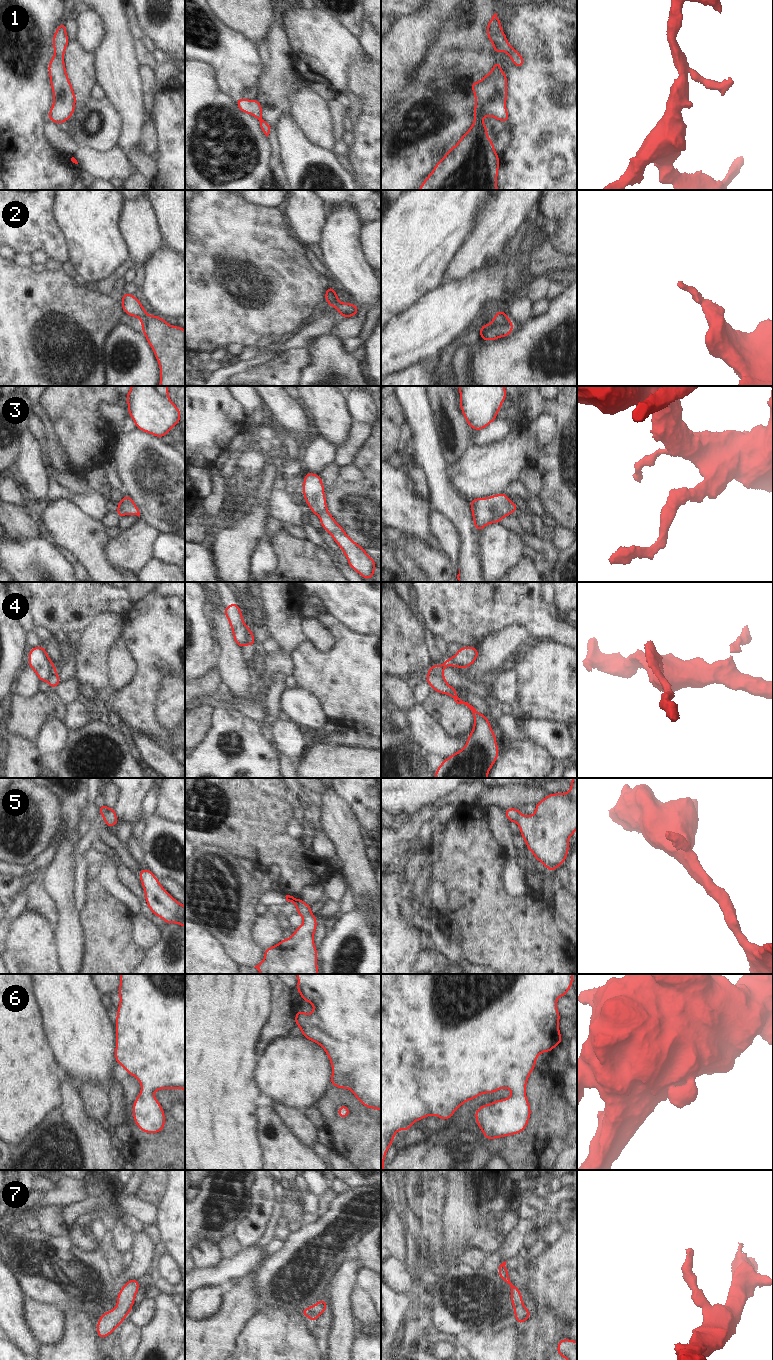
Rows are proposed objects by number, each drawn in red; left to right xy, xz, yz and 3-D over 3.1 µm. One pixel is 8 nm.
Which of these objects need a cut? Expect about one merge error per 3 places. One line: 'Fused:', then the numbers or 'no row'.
Fused: 4

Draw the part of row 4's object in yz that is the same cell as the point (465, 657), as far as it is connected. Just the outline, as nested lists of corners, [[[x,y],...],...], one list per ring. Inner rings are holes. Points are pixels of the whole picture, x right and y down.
[[[460,647],[458,652],[451,659],[446,658],[441,666],[433,664],[428,670],[427,675],[443,673],[446,666],[465,669],[471,666],[478,656],[477,647]]]

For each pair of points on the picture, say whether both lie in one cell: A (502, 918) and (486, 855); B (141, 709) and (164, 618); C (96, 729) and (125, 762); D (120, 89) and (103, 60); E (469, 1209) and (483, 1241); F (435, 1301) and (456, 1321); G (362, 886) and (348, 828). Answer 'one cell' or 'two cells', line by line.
A: one cell
B: one cell
C: one cell
D: one cell
E: one cell
F: one cell
G: one cell

